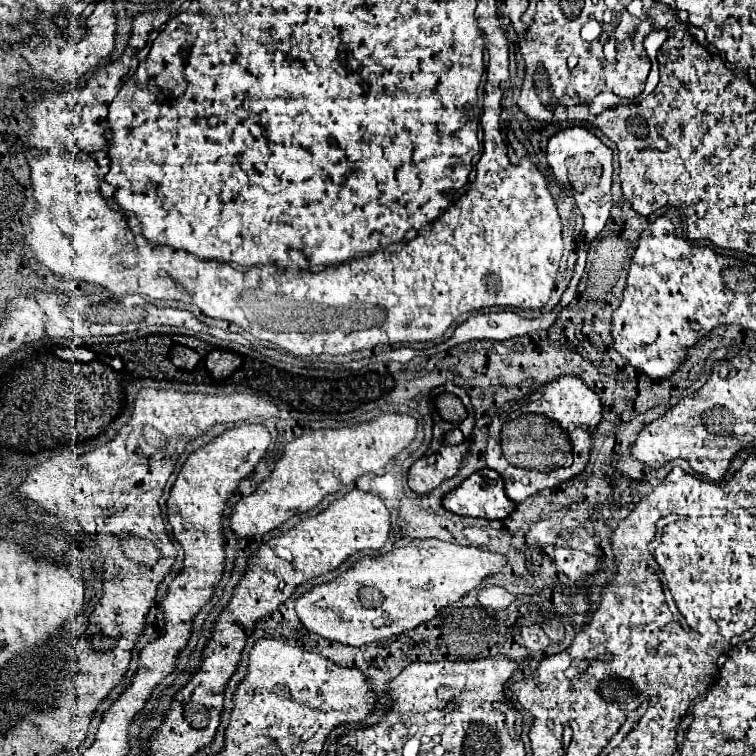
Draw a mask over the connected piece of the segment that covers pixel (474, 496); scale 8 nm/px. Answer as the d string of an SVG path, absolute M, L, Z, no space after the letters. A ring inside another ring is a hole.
M483 468L465 478L457 488L443 496L443 508L461 516L479 518L505 518L513 512L515 504L505 496L503 478L489 468ZM483 478L491 478L493 484L485 484Z

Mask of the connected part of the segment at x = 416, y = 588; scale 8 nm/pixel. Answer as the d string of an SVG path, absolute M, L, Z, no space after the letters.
M415 538L413 544L383 556L363 556L339 578L313 586L295 602L295 612L309 632L341 644L363 646L431 620L443 606L477 588L485 576L499 572L503 564L505 556L475 546Z

